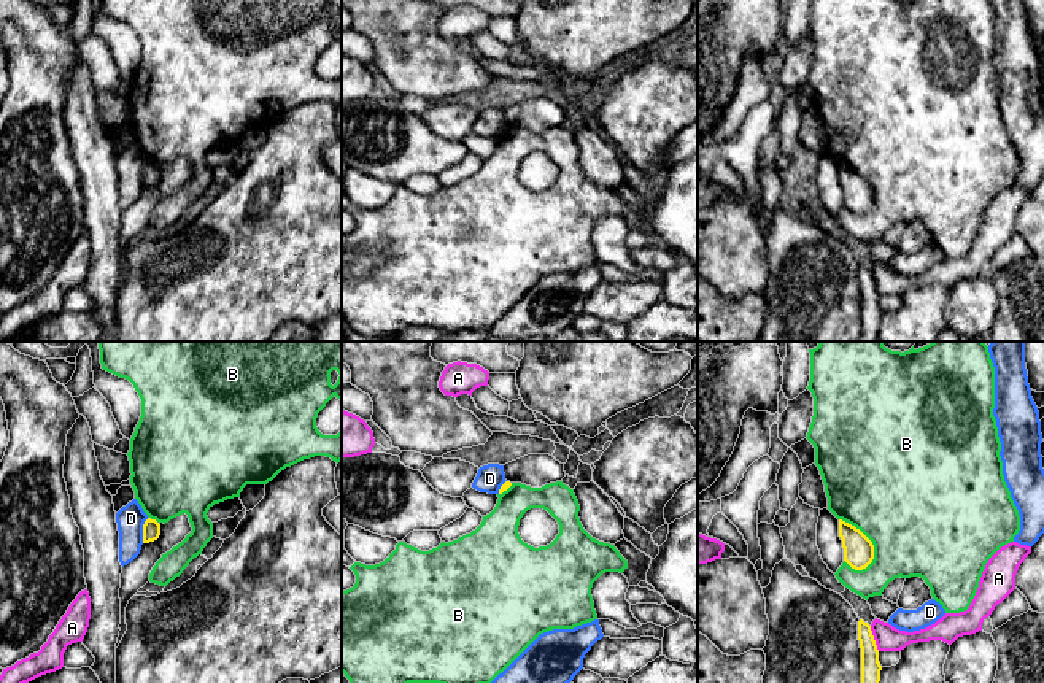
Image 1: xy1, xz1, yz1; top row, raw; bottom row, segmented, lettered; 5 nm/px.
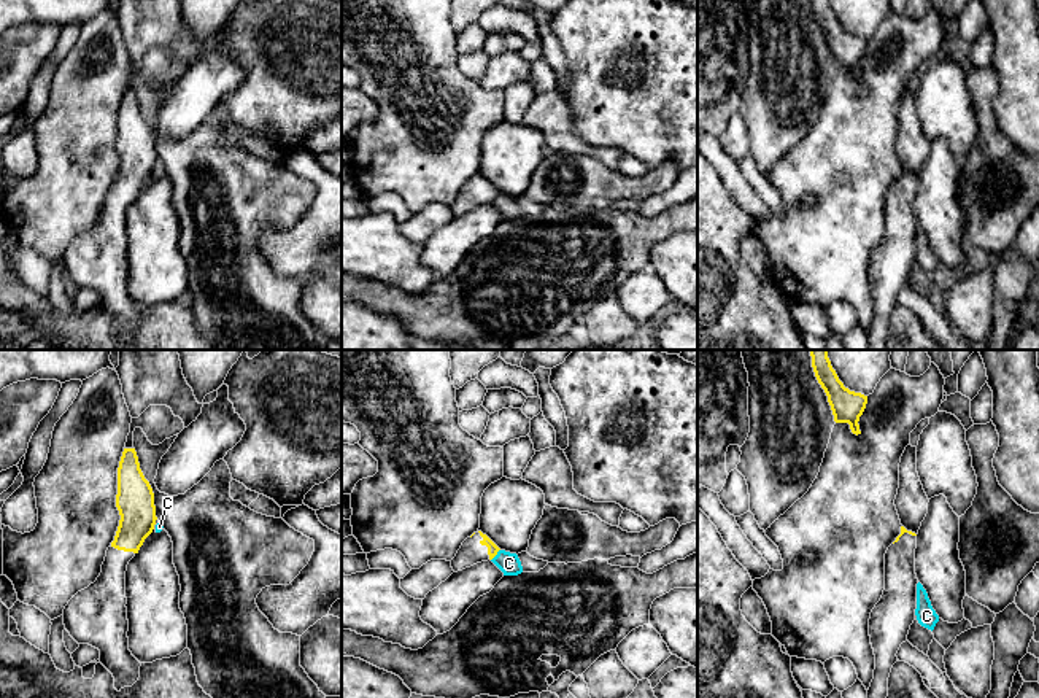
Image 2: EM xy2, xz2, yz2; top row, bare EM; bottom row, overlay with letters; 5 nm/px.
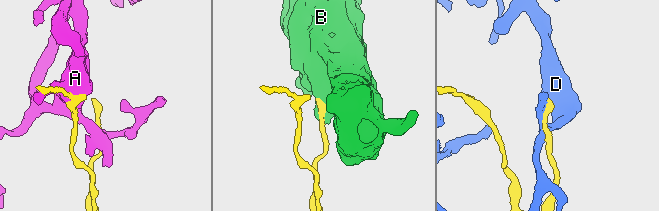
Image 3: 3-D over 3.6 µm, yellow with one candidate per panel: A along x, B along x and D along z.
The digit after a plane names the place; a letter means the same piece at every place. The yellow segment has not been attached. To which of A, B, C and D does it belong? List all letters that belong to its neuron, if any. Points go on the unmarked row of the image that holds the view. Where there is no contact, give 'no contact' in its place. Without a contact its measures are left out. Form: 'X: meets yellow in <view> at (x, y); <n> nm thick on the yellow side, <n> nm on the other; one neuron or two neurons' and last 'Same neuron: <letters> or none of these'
A: meets yellow in yz1 at (873, 283); 100 nm thick on the yellow side, 130 nm on the other; two neurons
B: meets yellow in yz1 at (870, 185); 160 nm thick on the yellow side, 500 nm on the other; two neurons
C: meets yellow in xz2 at (496, 197); 60 nm thick on the yellow side, 110 nm on the other; two neurons
D: meets yellow in xy1 at (143, 175); 100 nm thick on the yellow side, 140 nm on the other; two neurons
Same neuron: none of these

